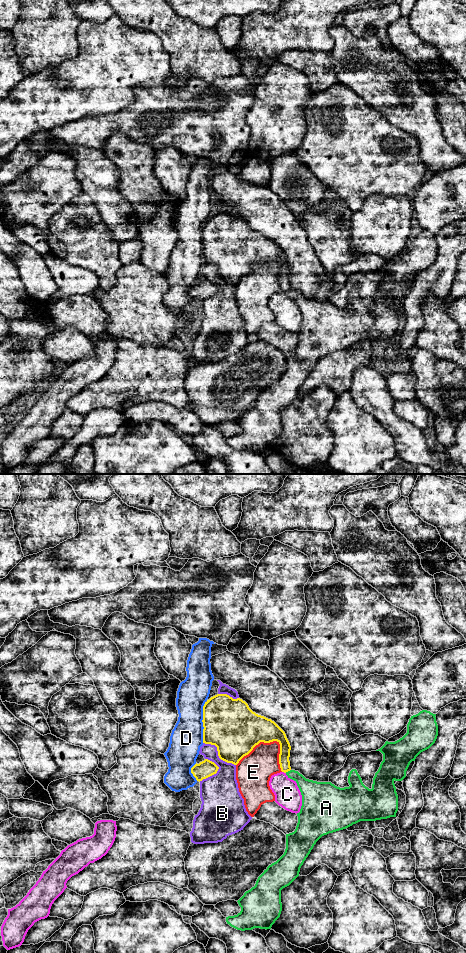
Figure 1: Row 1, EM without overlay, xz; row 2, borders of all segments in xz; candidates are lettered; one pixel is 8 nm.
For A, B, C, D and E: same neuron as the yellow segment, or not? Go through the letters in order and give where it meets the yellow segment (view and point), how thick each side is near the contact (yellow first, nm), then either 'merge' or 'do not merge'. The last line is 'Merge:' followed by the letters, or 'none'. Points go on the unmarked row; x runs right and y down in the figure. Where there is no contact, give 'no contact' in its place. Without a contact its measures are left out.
A: meets yellow in xz at (287, 291); 90 nm thick on the yellow side, 170 nm on the other; do not merge
B: meets yellow in xz at (218, 274); 400 nm thick on the yellow side, 220 nm on the other; do not merge
C: meets yellow in xz at (284, 292); 90 nm thick on the yellow side, 200 nm on the other; do not merge
D: meets yellow in xz at (202, 241); 420 nm thick on the yellow side, 260 nm on the other; do not merge
E: meets yellow in xz at (257, 264); 400 nm thick on the yellow side, 280 nm on the other; do not merge
Merge: none

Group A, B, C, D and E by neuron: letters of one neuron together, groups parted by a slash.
A D / B / C / E

